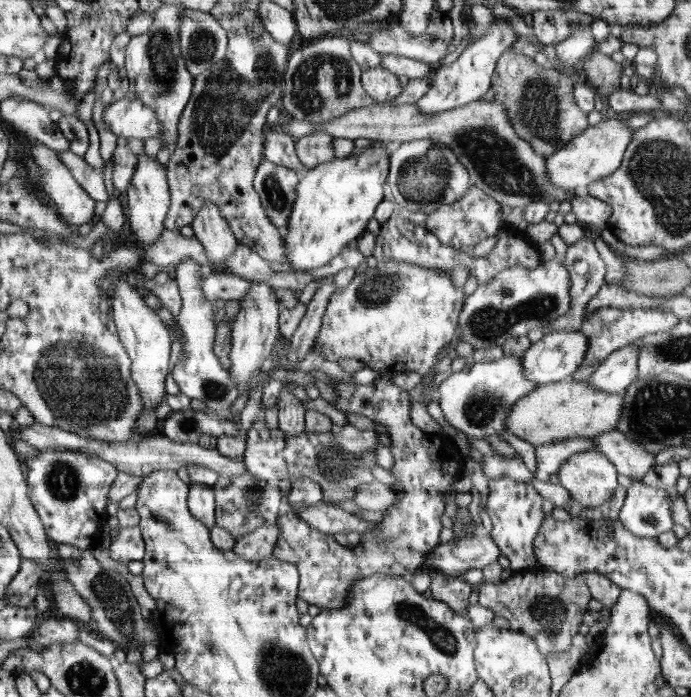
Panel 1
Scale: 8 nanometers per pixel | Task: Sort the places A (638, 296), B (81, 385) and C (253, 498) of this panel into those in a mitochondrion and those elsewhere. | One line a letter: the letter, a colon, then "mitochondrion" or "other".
A: other
B: mitochondrion
C: mitochondrion

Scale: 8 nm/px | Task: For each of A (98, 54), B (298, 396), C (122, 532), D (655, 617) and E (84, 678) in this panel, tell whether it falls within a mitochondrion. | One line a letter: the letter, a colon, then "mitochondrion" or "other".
A: other
B: other
C: other
D: other
E: mitochondrion

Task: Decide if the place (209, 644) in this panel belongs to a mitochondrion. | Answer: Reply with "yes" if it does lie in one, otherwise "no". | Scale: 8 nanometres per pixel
yes

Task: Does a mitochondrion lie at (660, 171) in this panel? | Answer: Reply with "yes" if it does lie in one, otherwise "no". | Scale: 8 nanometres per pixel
yes

